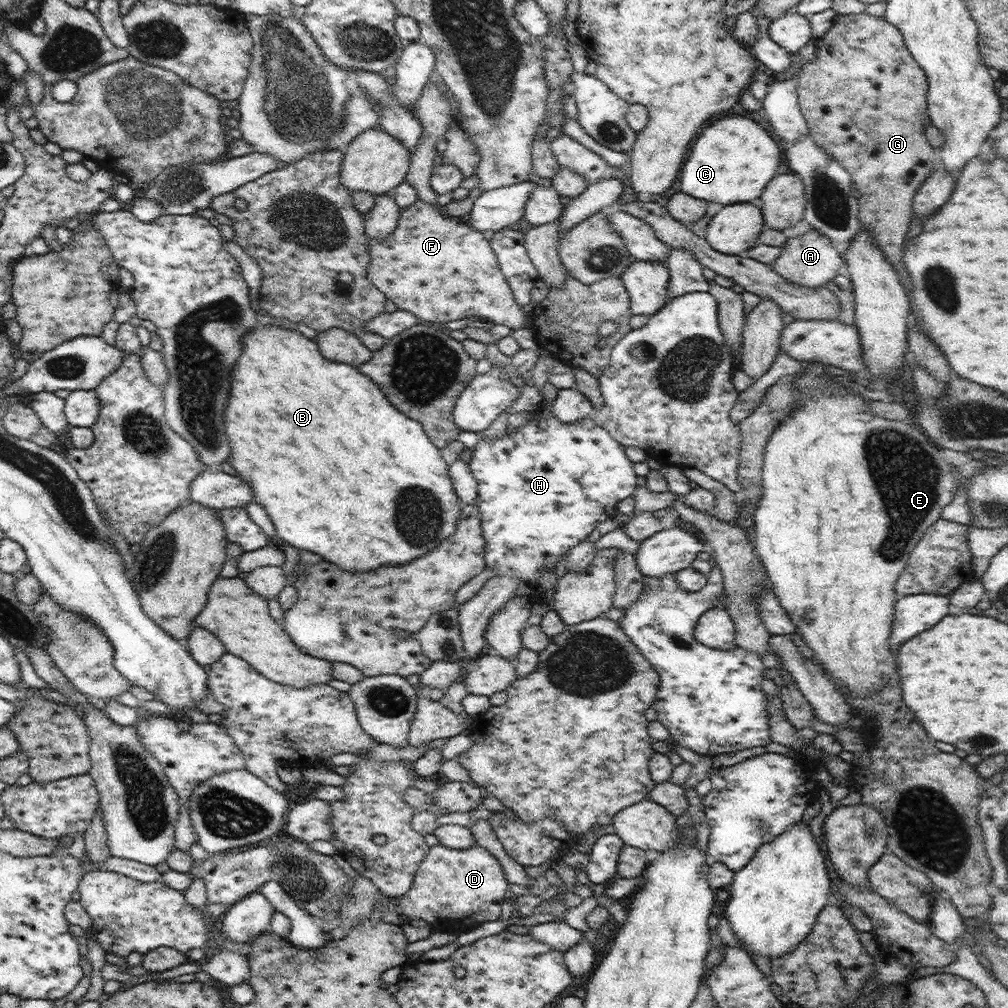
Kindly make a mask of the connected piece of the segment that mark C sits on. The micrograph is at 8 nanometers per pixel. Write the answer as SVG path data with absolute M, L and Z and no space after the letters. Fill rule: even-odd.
M731 113L722 114L718 121L702 131L680 170L680 191L709 204L752 202L764 193L784 159L778 144L756 121L728 114Z

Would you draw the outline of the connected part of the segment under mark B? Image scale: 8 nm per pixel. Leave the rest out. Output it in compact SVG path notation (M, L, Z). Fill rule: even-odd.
M270 324L264 325L263 328L256 327L250 334L246 334L244 352L232 372L232 388L230 388L228 408L224 412L224 424L232 446L231 465L238 472L238 476L252 487L254 500L266 509L277 536L286 544L319 554L324 561L344 570L366 572L384 565L410 563L438 547L456 530L464 504L454 492L448 464L444 461L440 450L432 444L430 437L424 432L421 423L408 418L397 407L392 406L381 388L372 380L368 380L368 376L364 376L359 368L343 362L326 360L316 340L306 338L297 330L292 330L286 325L282 327Z

